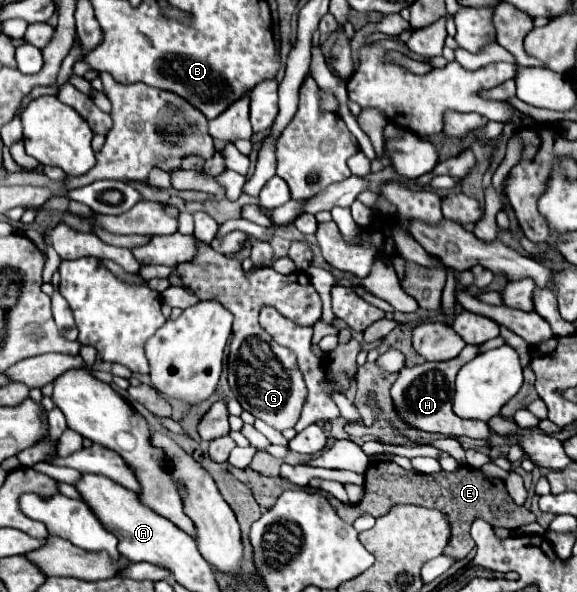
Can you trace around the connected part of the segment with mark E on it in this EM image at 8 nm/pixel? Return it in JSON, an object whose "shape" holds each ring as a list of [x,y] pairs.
{"shape":[[[373,462],[365,472],[365,496],[357,506],[343,504],[329,496],[331,506],[339,514],[343,522],[355,522],[357,514],[373,514],[375,518],[387,514],[395,504],[417,504],[427,508],[445,510],[447,518],[451,518],[451,538],[445,546],[445,554],[453,556],[457,560],[465,558],[473,550],[473,538],[469,534],[469,528],[473,520],[483,518],[491,526],[517,530],[519,526],[535,522],[535,514],[527,510],[525,506],[517,506],[511,496],[507,494],[503,480],[487,478],[479,469],[468,465],[461,465],[455,472],[440,471],[432,474],[417,474],[411,470],[405,470],[393,462]]]}

